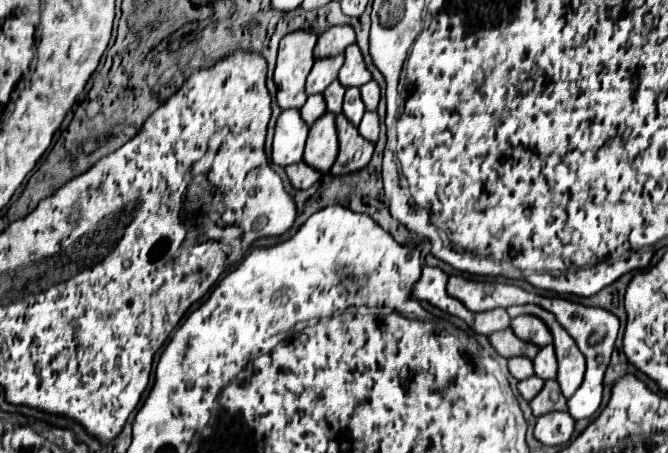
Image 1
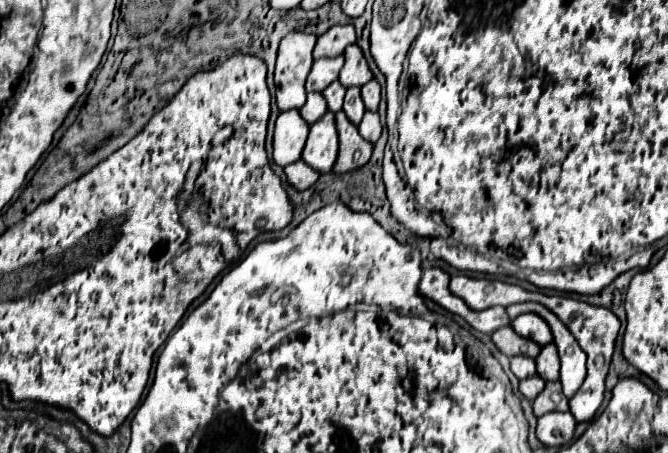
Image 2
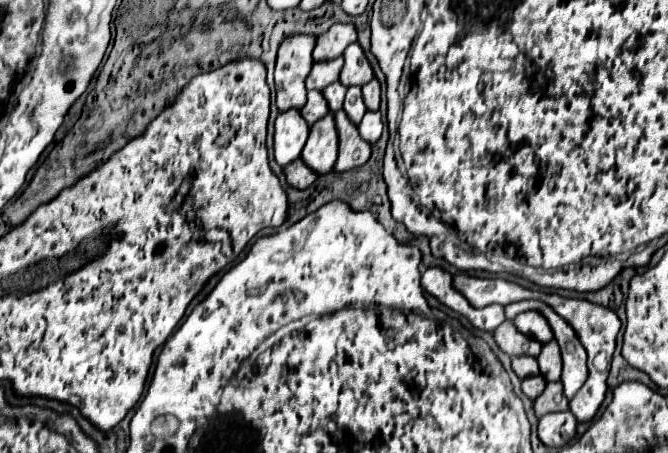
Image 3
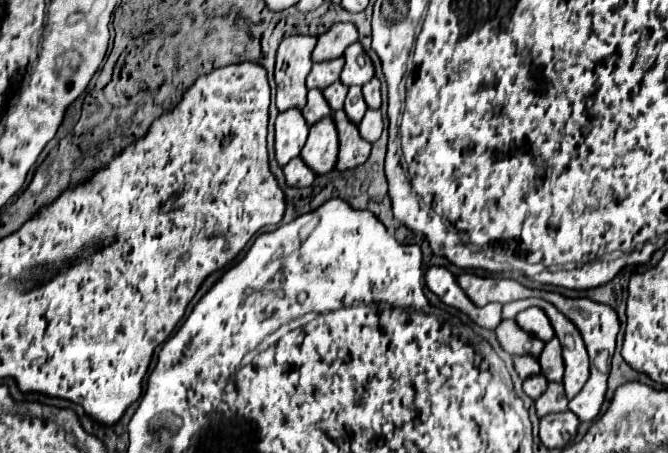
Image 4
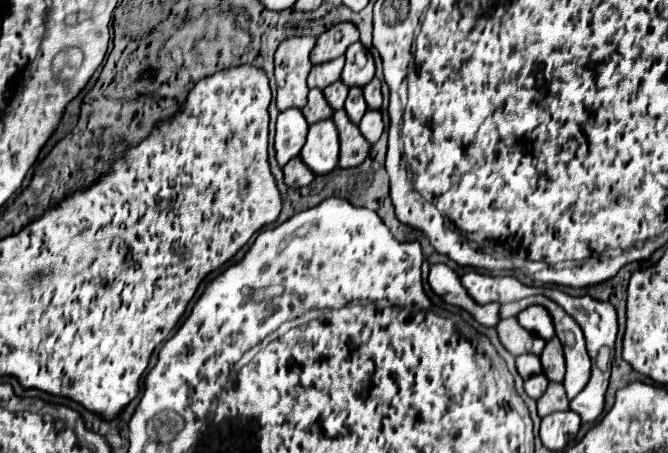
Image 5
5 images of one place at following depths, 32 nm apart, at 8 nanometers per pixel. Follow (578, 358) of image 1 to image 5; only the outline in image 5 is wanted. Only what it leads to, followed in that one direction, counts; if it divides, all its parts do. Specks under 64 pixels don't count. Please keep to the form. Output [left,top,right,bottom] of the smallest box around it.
[500,296,590,400]

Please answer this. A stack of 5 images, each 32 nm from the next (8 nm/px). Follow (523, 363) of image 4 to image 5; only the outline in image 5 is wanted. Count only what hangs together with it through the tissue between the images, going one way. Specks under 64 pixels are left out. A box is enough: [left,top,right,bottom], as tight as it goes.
[516,354,542,380]

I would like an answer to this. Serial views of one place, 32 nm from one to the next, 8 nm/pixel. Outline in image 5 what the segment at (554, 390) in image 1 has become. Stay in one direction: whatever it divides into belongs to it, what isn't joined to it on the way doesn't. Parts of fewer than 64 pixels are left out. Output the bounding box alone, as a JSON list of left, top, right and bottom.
[538,382,570,418]

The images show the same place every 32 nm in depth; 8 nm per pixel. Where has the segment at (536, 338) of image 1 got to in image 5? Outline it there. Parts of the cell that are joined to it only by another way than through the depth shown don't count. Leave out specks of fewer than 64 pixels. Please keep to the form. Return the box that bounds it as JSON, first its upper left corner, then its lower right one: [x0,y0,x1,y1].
[518,306,554,340]

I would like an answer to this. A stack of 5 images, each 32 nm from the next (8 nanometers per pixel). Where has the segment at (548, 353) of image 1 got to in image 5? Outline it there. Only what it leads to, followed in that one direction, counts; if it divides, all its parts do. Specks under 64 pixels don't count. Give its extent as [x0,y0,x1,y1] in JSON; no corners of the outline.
[540,338,566,382]

